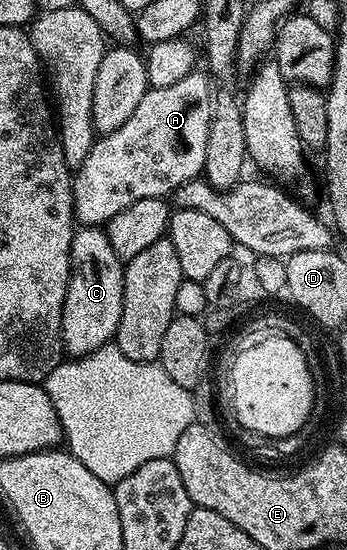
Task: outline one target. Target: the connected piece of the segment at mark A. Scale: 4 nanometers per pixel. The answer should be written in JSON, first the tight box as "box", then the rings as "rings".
{"box":[71,71,213,226],"rings":[[[192,71],[185,75],[185,79],[180,79],[169,87],[148,88],[126,123],[121,123],[117,131],[104,133],[95,140],[89,155],[85,157],[85,163],[74,170],[71,183],[75,220],[80,226],[106,226],[113,219],[113,215],[133,207],[137,199],[166,198],[202,174],[205,143],[209,139],[213,85],[206,72],[199,72]]]}

